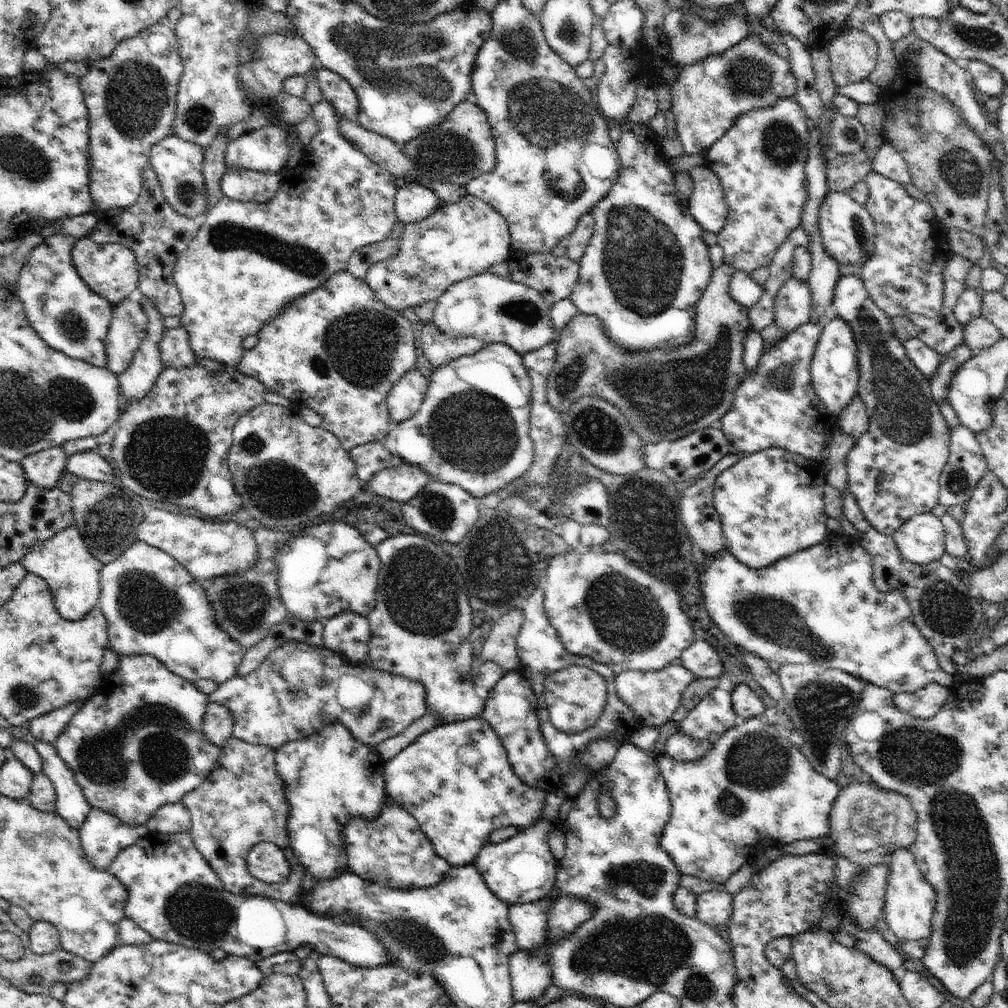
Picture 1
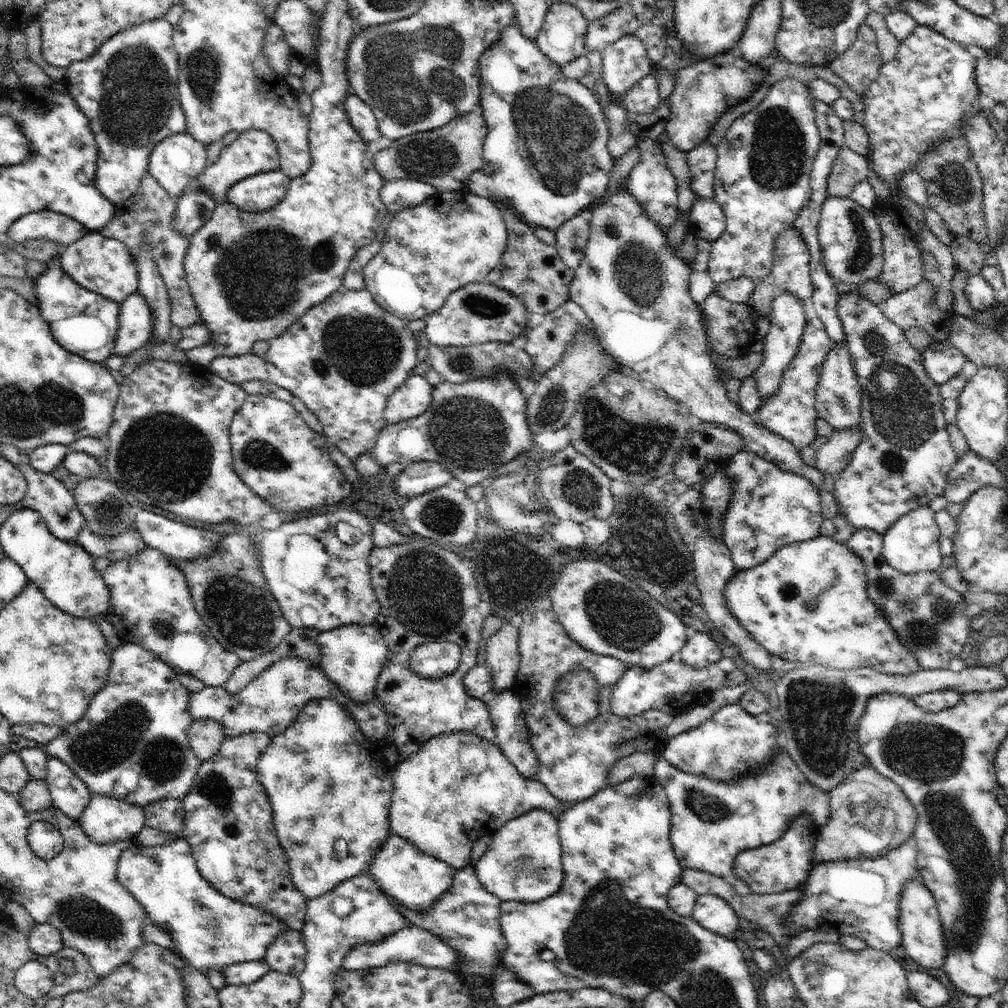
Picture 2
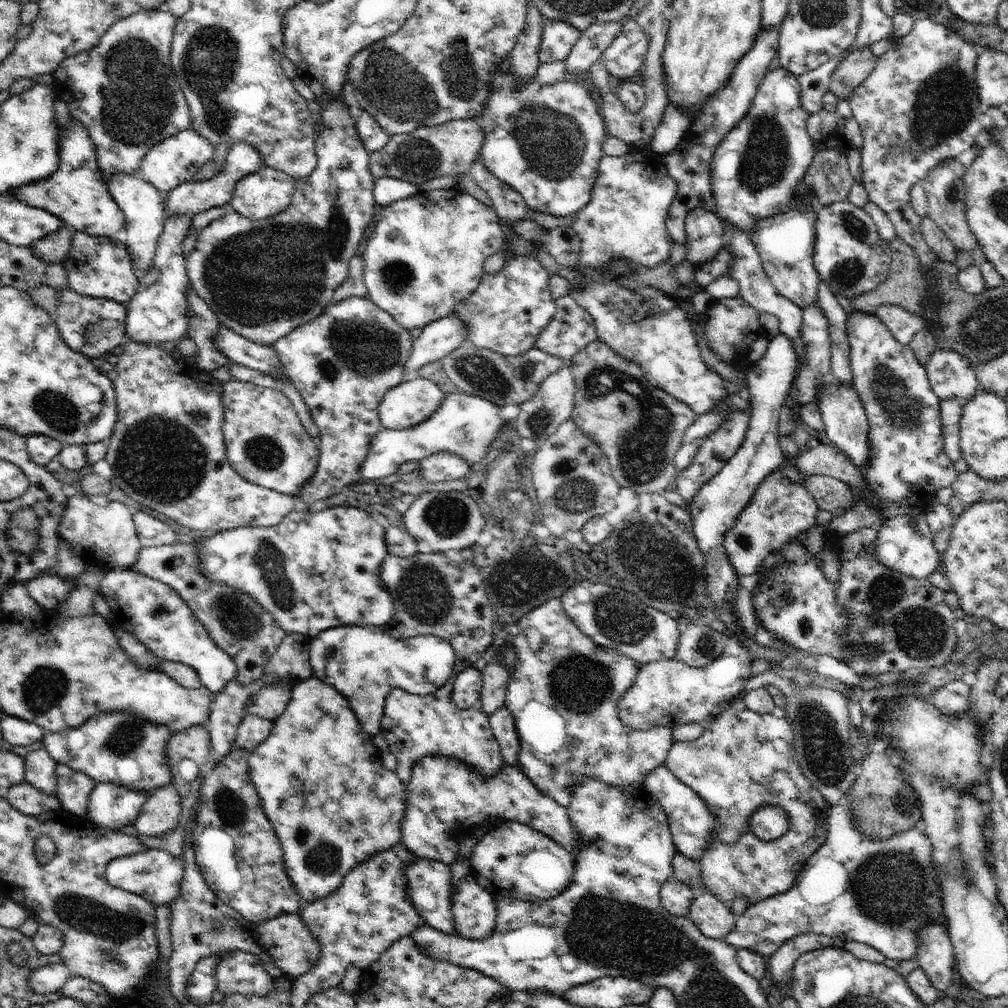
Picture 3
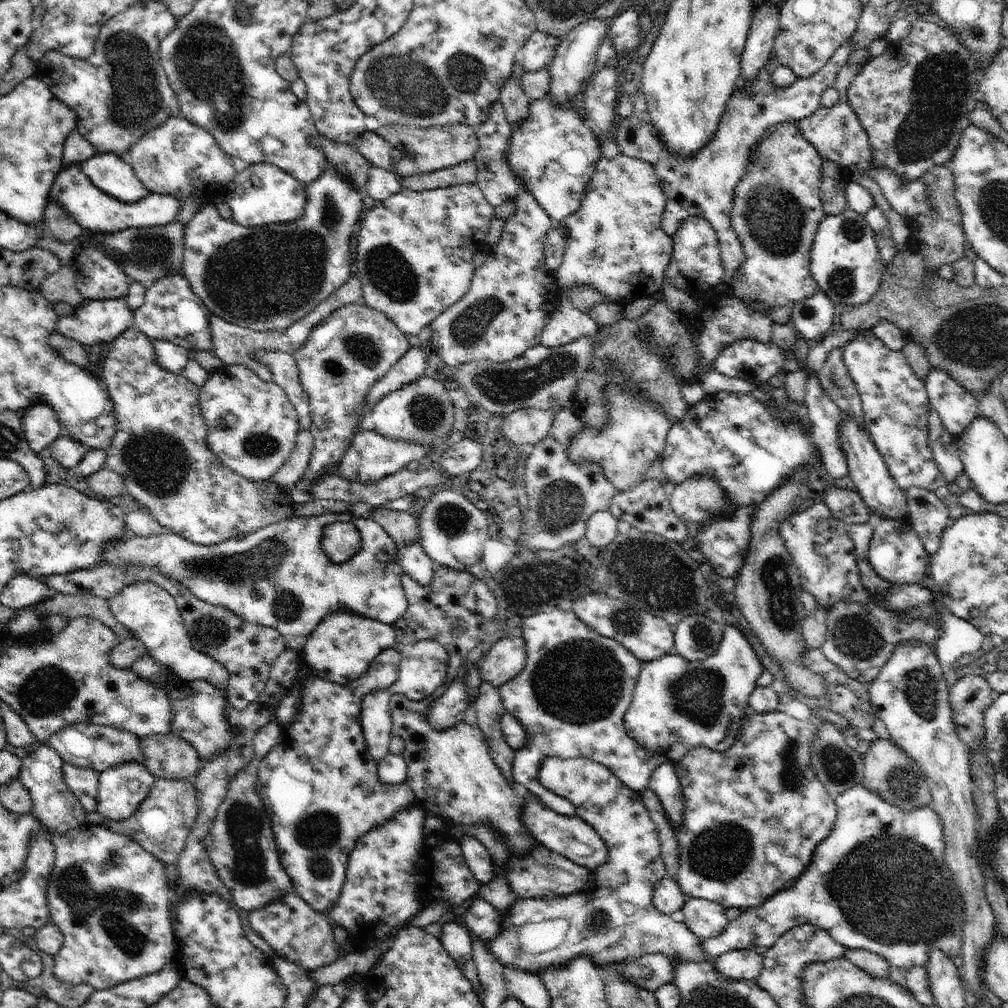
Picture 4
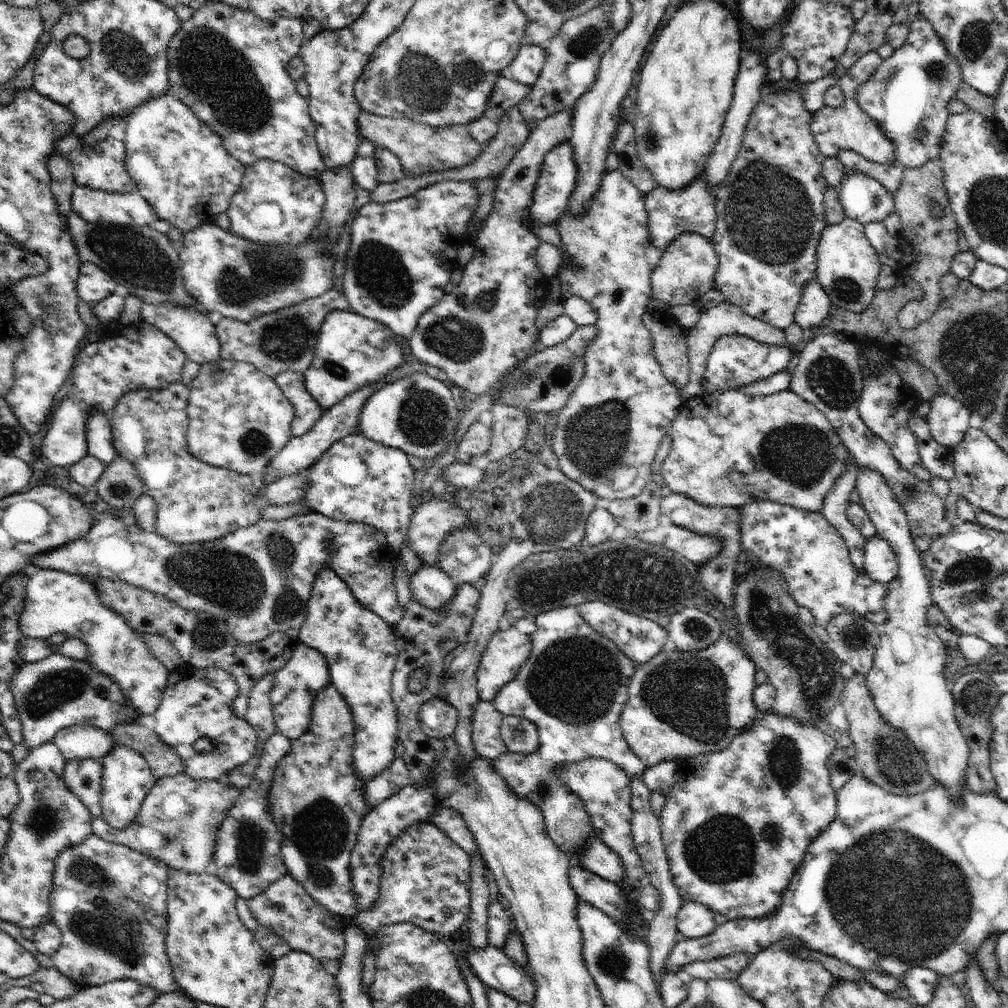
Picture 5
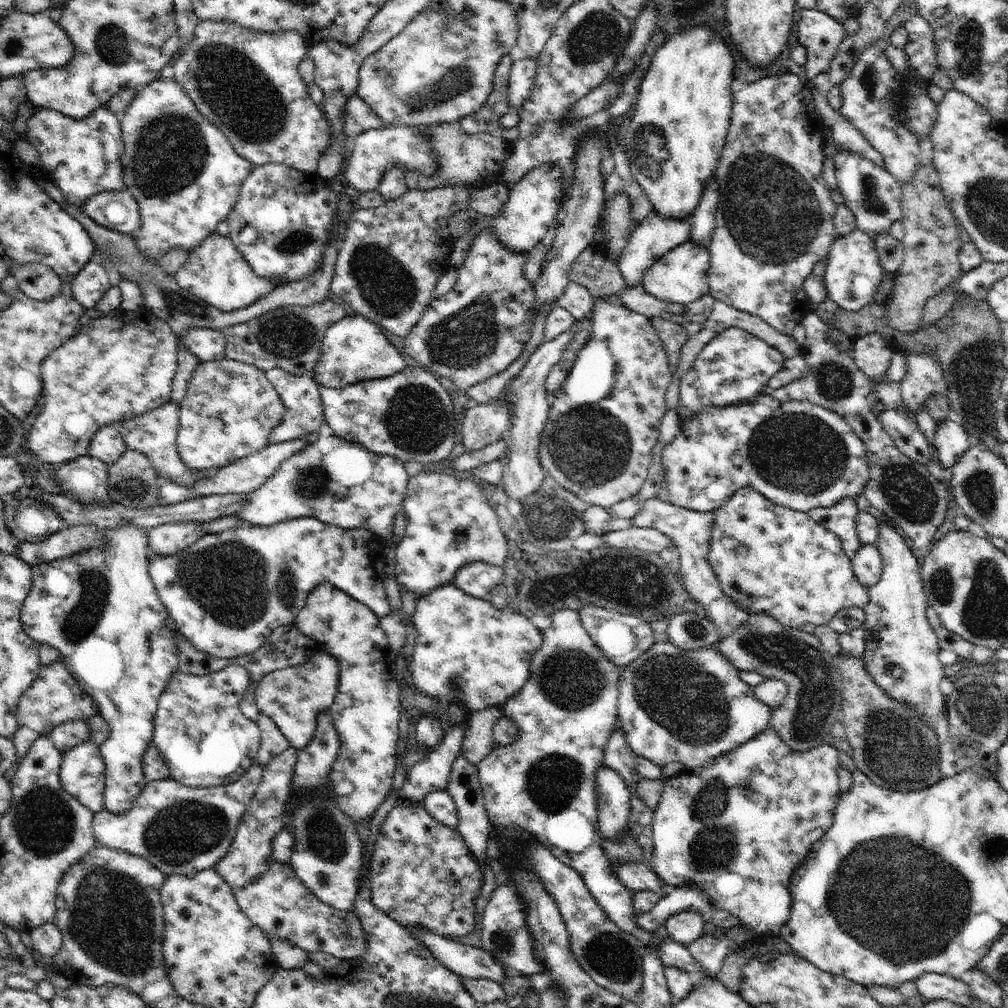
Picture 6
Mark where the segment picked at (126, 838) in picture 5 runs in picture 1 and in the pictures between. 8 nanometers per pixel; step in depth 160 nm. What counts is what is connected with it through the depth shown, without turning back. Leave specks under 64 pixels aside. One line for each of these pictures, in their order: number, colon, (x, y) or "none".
1: (173, 818)
2: (168, 815)
3: (160, 813)
4: (164, 819)

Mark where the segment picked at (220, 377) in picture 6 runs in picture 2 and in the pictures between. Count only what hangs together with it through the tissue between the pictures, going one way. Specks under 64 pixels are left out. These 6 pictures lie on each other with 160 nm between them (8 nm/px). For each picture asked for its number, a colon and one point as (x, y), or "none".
2: (288, 465)
3: (266, 443)
4: (252, 426)
5: (239, 419)

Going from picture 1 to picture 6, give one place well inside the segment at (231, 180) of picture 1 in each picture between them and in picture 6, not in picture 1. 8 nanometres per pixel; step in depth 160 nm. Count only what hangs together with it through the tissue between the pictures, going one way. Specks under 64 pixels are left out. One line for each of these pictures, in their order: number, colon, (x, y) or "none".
2: (261, 192)
3: (260, 195)
4: (262, 194)
5: (274, 204)
6: (283, 219)

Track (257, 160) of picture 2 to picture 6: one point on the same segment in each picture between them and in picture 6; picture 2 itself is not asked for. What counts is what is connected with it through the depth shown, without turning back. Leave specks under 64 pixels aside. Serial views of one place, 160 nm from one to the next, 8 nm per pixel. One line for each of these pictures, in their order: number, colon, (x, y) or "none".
3: (242, 159)
4: (95, 211)
5: (95, 205)
6: (118, 210)

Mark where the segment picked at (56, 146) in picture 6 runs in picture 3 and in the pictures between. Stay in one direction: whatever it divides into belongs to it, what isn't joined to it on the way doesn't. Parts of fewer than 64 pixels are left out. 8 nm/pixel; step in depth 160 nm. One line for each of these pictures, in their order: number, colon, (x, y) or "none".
3: (140, 201)
4: (112, 174)
5: (102, 167)

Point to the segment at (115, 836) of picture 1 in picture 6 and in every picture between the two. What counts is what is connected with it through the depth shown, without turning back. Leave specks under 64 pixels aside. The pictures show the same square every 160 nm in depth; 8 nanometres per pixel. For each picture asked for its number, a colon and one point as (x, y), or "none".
2: (105, 820)
3: (112, 806)
4: (120, 791)
5: (126, 780)
6: (100, 608)

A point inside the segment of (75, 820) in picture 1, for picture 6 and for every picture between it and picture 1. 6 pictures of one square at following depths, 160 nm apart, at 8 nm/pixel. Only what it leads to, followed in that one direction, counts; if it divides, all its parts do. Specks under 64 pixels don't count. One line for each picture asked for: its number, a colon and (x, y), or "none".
2: (70, 795)
3: (73, 789)
4: (83, 783)
5: (83, 777)
6: (82, 773)

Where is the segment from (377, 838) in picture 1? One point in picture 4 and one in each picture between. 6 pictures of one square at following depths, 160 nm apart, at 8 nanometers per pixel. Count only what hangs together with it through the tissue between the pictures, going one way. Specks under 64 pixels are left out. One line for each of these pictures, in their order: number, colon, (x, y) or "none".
2: (406, 874)
3: (429, 883)
4: (457, 940)

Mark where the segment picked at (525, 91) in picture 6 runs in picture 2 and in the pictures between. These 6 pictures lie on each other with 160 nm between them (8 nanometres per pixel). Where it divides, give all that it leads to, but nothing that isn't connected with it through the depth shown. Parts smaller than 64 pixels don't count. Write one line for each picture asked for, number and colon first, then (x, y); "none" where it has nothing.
2: (562, 36)
3: (558, 37)
4: (540, 50)
5: (525, 68)

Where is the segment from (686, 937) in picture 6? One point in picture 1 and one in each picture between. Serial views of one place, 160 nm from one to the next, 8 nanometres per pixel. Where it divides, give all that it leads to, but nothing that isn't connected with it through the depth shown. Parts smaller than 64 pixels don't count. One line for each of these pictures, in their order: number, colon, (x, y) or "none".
1: (714, 908)
2: (713, 913)
3: (715, 919)
4: (706, 919)
5: (695, 920)

